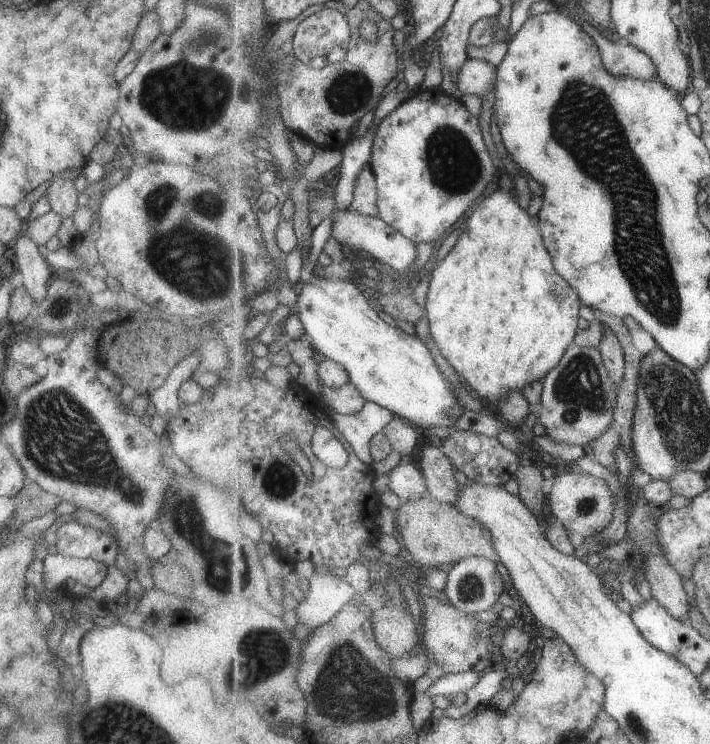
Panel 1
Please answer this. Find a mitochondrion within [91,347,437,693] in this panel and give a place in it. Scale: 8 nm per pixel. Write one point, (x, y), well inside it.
(193, 530)

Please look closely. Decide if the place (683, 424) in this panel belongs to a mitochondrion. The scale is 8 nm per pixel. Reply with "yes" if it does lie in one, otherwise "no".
yes

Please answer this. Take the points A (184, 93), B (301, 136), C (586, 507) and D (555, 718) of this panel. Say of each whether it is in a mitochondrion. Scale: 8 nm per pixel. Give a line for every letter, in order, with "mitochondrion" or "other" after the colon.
A: mitochondrion
B: other
C: mitochondrion
D: other

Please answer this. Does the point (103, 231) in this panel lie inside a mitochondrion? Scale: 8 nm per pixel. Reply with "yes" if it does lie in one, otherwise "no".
no

